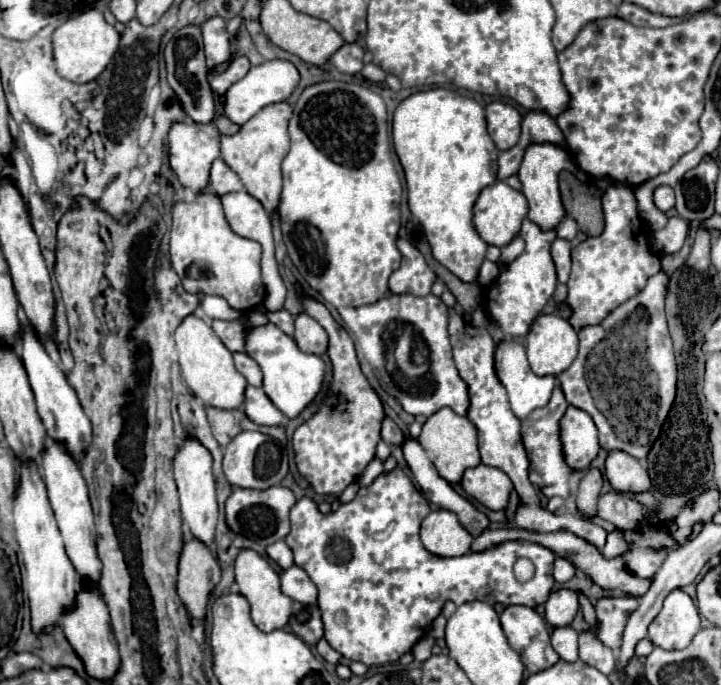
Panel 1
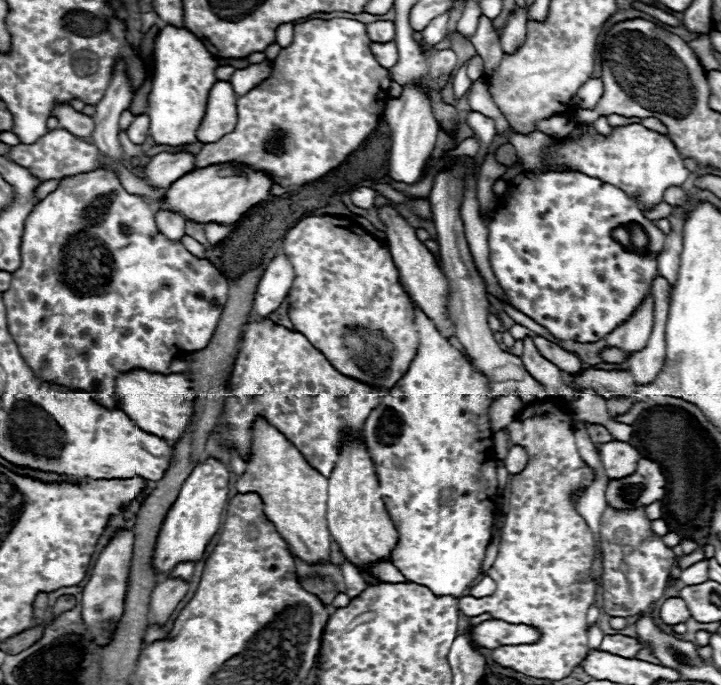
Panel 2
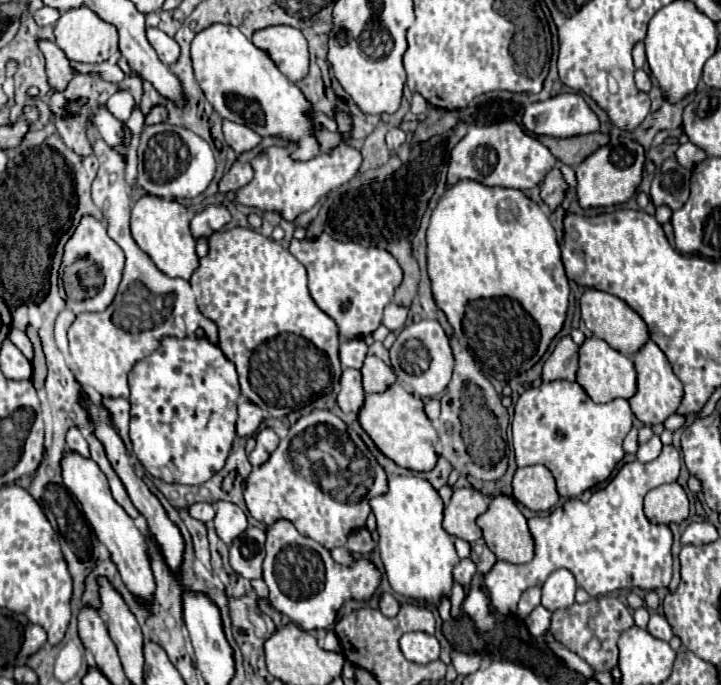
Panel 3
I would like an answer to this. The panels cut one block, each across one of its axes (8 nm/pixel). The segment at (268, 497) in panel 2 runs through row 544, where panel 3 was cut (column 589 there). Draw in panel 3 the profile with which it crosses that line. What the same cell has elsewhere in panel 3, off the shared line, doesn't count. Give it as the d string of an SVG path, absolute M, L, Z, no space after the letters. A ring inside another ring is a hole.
M588 288L580 300L580 310L582 310L582 320L586 324L586 328L600 340L608 342L614 350L626 354L626 356L634 356L648 340L648 326L646 322L640 318L640 314L636 310L632 310L624 300L608 294L608 292L600 292L600 290L592 290Z

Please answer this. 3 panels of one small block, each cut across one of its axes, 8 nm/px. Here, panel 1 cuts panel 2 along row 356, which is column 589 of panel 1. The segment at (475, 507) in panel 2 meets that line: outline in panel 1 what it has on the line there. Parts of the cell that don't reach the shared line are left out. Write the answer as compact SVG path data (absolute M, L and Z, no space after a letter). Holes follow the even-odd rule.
M570 406L560 418L560 440L564 460L572 472L586 470L598 456L598 430L588 412Z

